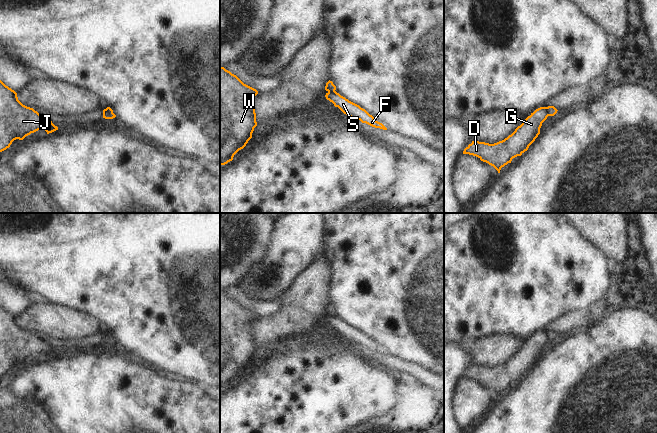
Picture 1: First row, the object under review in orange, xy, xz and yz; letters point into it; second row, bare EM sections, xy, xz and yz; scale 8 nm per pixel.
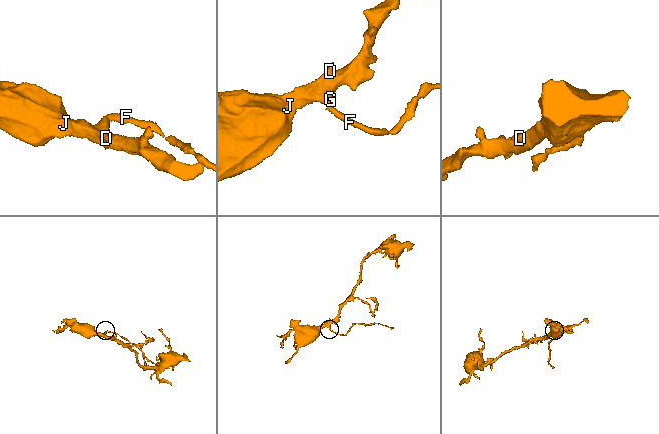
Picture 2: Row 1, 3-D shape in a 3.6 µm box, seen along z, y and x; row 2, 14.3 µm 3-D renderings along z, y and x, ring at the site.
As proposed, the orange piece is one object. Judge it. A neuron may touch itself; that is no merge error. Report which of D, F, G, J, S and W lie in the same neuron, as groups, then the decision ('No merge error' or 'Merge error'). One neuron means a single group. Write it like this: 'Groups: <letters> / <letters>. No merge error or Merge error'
Groups: D G J W / F S. Merge error.

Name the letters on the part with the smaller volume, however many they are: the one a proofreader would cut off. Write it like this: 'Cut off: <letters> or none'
Cut off: F, S

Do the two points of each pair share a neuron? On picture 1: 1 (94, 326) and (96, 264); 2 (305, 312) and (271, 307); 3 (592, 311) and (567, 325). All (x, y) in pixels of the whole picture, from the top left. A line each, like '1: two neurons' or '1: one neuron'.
1: two neurons
2: two neurons
3: one neuron

